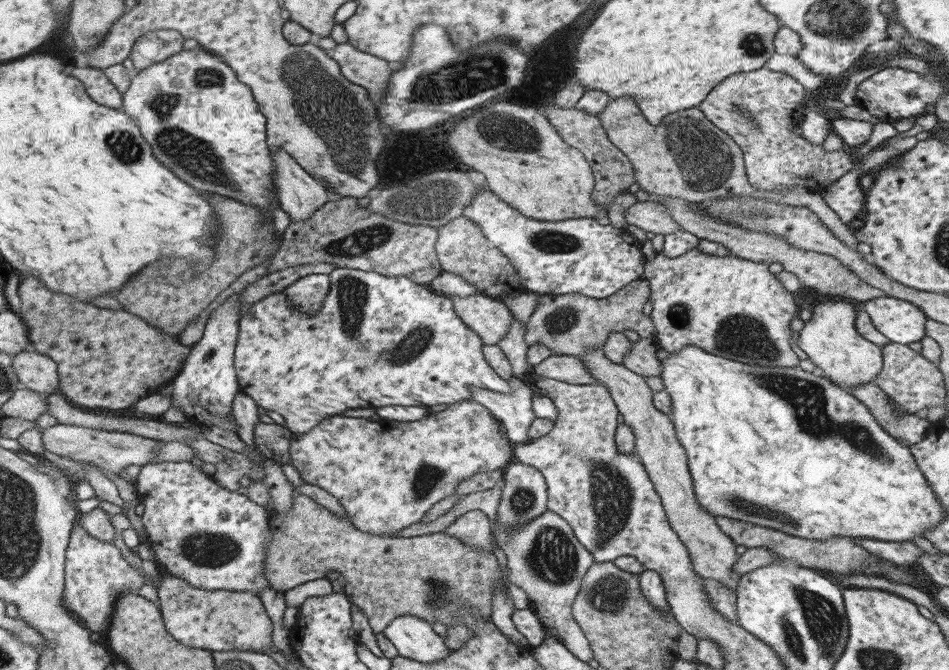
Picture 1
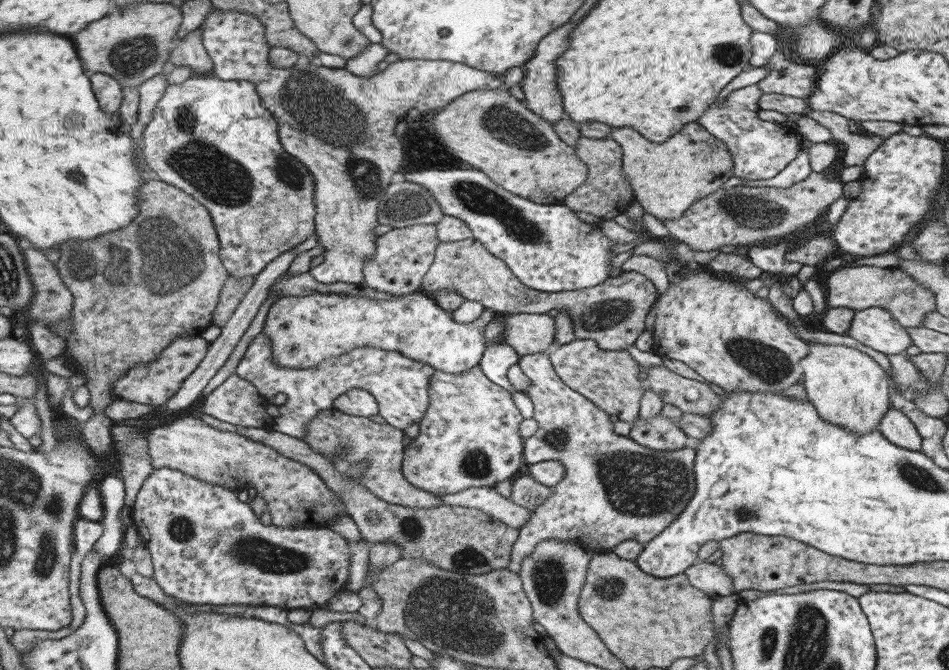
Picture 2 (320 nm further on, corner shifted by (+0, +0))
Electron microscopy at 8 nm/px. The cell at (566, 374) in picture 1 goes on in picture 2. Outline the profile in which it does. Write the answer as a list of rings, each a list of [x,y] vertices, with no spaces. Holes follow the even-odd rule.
[[[573,339],[571,342],[563,343],[558,347],[548,351],[548,359],[556,376],[565,383],[571,390],[583,395],[589,402],[592,402],[597,408],[603,410],[611,416],[617,416],[619,421],[632,423],[638,418],[638,408],[640,407],[640,398],[644,393],[646,383],[640,381],[640,366],[631,359],[631,356],[625,350],[601,350],[594,340],[591,339]]]

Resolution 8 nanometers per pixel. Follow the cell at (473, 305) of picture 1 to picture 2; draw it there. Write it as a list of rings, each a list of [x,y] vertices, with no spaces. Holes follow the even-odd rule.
[[[503,314],[504,331],[502,342],[511,347],[519,357],[536,352],[546,352],[553,348],[554,344],[554,317],[545,314]]]

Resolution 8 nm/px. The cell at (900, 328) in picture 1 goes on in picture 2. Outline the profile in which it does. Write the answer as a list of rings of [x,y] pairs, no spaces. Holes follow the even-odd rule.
[[[878,307],[855,311],[846,335],[884,355],[903,353],[912,345],[904,327]]]

